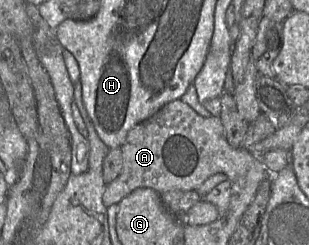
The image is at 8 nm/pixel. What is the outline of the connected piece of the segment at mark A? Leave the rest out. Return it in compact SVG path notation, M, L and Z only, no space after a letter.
M181 99L167 103L153 116L129 130L120 150L121 172L105 186L102 197L106 209L113 204L119 204L124 197L138 188L151 188L159 194L170 190L197 190L217 173L226 175L232 181L246 175L257 163L262 163L261 156L255 156L243 147L234 148L227 142L219 116L202 117Z

